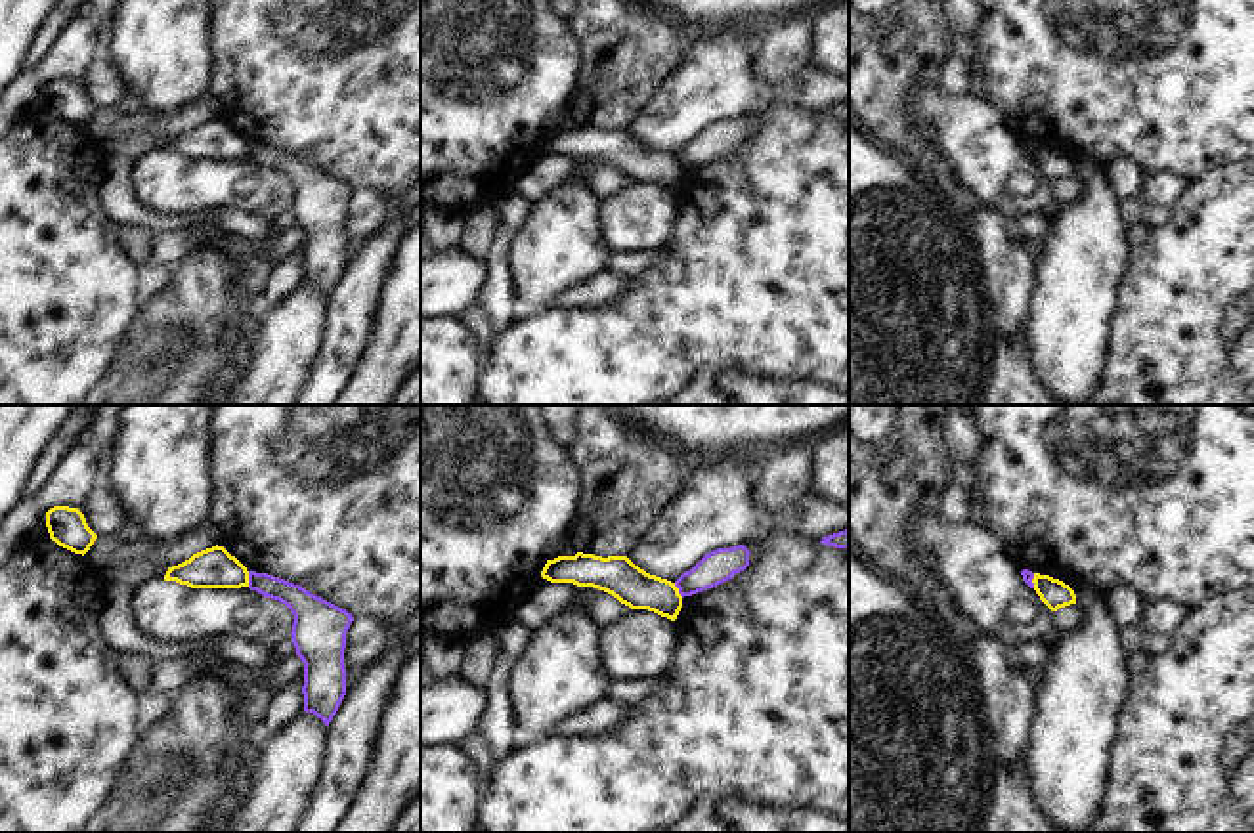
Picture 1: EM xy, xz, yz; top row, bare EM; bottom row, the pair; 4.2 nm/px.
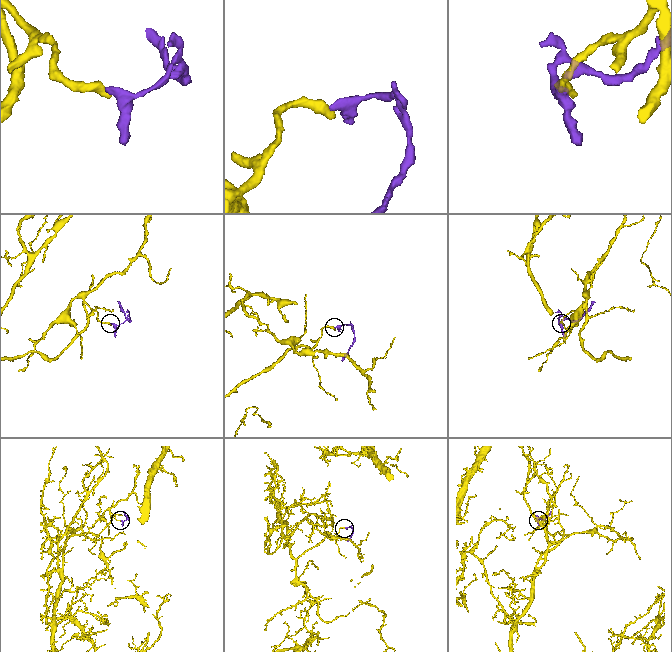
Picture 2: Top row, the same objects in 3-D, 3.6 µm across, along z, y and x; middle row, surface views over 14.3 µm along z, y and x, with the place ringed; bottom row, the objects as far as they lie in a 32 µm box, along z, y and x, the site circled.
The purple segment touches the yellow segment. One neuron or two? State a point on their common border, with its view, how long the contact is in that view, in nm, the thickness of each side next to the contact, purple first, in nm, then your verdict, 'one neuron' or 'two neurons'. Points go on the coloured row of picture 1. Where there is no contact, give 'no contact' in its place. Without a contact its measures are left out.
meets purple in xy at (249, 579); contact 60 nm long; 120 nm thick on the purple side, 180 nm on the other; two neurons

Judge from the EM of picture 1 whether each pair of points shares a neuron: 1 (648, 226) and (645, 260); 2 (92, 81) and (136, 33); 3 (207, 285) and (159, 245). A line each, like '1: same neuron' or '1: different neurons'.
1: different neurons
2: different neurons
3: different neurons

